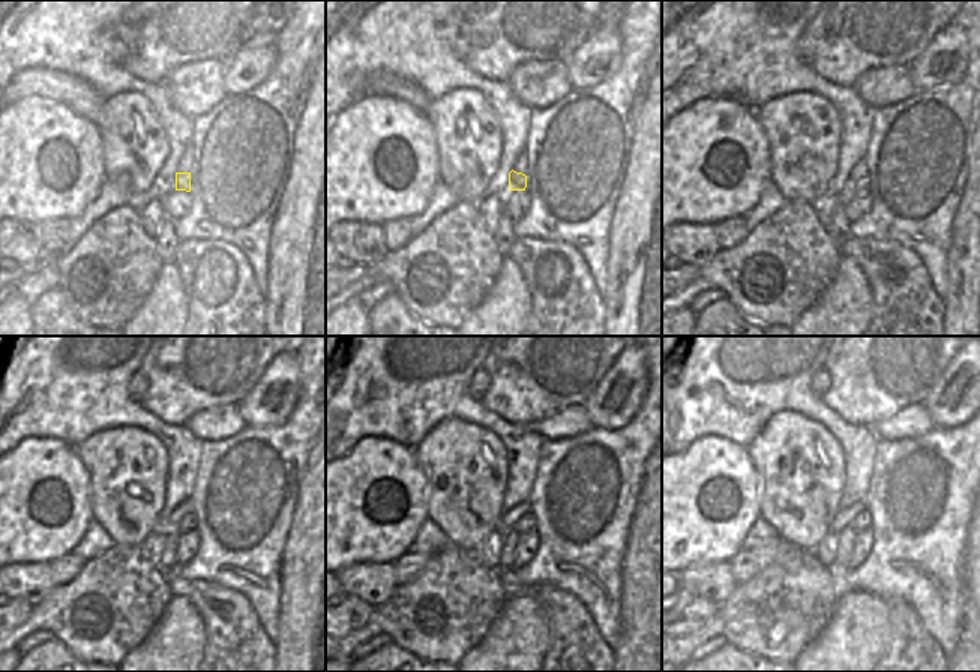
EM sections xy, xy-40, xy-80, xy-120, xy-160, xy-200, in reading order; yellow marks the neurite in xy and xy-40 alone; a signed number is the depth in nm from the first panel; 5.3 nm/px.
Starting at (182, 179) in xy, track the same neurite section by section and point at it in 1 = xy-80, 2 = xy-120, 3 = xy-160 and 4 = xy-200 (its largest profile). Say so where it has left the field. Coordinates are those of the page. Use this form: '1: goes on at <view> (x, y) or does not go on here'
1: goes on at xy-80 (860, 188)
2: goes on at xy-120 (188, 524)
3: goes on at xy-160 (527, 521)
4: goes on at xy-200 (863, 521)

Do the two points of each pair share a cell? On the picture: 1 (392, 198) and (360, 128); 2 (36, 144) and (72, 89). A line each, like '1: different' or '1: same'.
1: same
2: different

